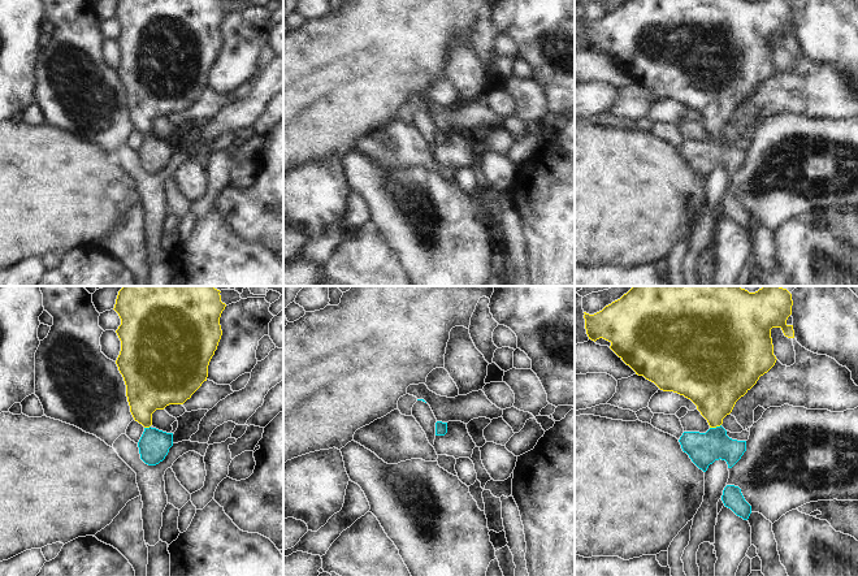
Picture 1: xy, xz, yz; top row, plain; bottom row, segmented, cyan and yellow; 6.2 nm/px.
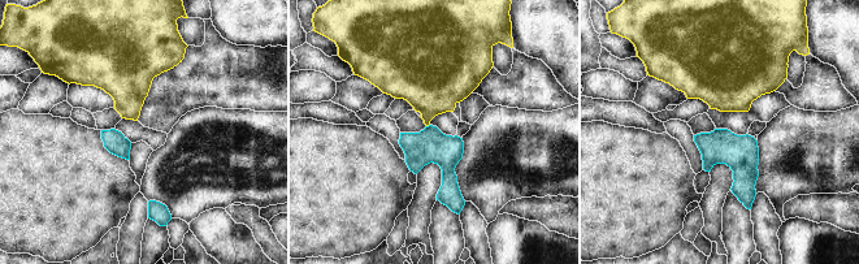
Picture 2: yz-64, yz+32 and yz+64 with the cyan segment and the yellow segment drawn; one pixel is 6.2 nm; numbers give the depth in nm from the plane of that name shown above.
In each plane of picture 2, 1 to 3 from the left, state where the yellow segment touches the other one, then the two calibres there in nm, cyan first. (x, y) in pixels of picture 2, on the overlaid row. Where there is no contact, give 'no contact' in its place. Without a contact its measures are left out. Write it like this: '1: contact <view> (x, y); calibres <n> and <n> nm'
1: no contact
2: contact yz+32 (429, 125); calibres 220 and 360 nm
3: no contact

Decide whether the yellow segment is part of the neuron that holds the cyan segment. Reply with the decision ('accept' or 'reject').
accept

